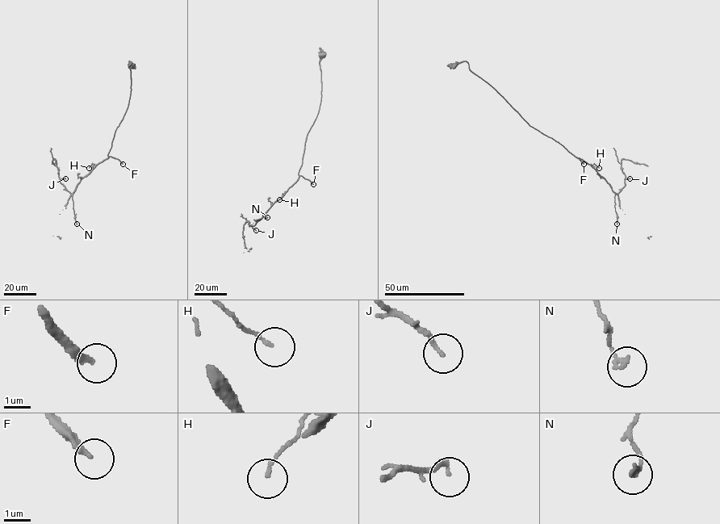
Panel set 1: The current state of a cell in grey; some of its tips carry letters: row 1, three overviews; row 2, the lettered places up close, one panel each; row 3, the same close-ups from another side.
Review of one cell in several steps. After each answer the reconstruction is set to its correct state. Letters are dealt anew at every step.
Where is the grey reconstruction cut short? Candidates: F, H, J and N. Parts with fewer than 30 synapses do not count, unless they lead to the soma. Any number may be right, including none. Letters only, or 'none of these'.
F

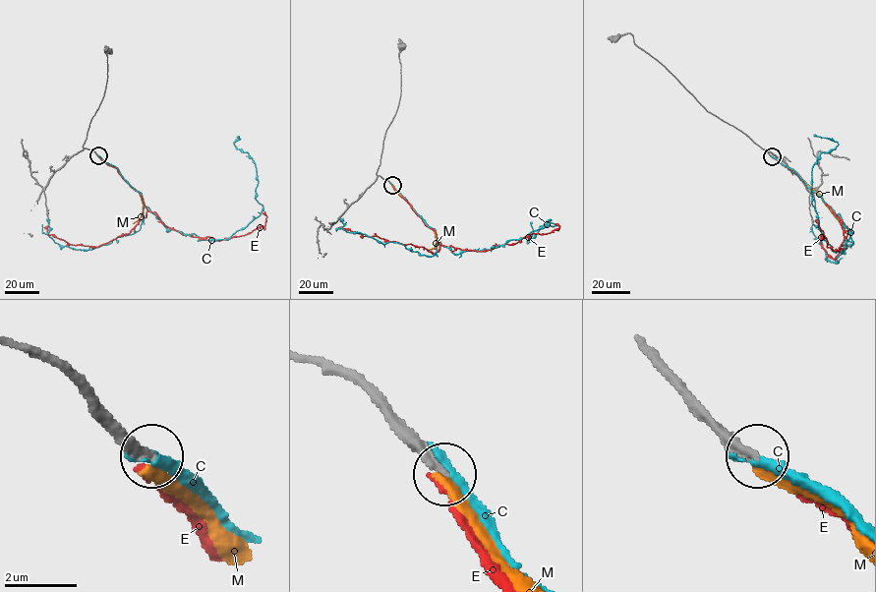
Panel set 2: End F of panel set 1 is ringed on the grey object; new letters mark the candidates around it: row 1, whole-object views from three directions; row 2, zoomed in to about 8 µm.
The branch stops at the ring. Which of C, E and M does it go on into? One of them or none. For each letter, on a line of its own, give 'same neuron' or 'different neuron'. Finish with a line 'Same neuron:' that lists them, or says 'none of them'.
C: different neuron
E: different neuron
M: different neuron
Same neuron: none of them

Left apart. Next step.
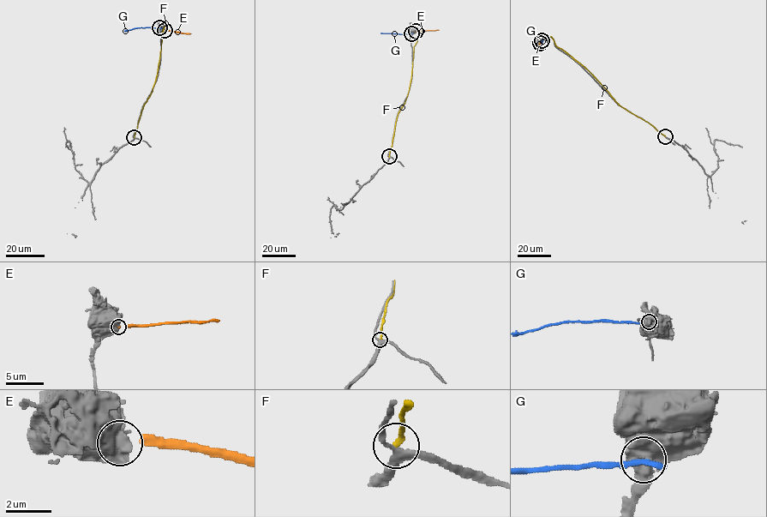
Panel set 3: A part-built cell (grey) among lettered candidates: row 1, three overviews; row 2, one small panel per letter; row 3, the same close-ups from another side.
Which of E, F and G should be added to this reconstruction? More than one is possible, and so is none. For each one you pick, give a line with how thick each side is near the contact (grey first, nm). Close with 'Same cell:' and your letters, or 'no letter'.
Same cell: no letter

